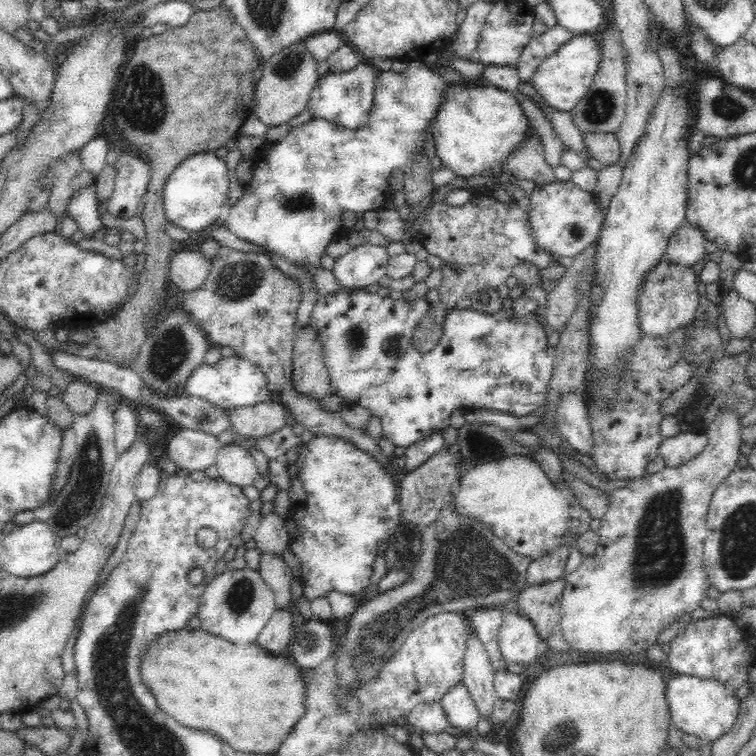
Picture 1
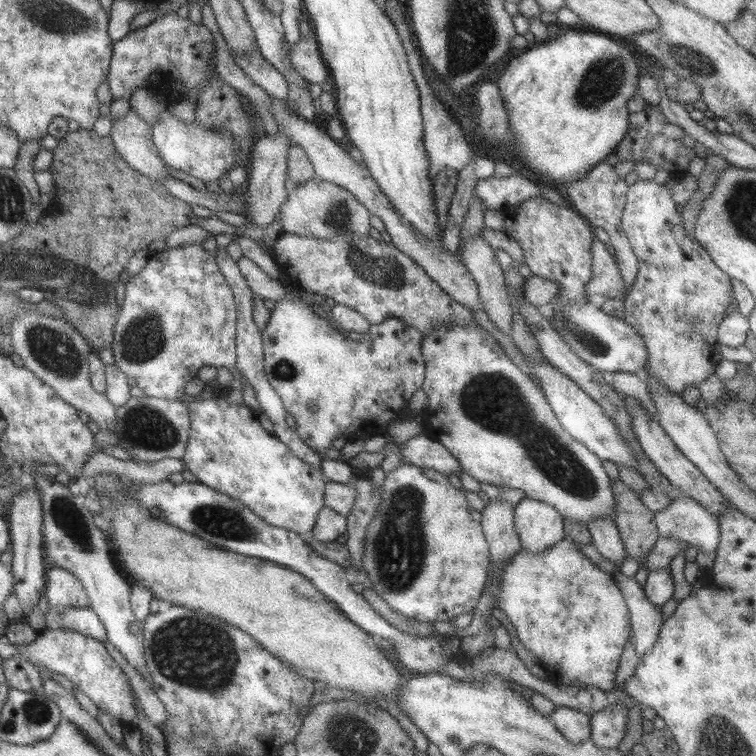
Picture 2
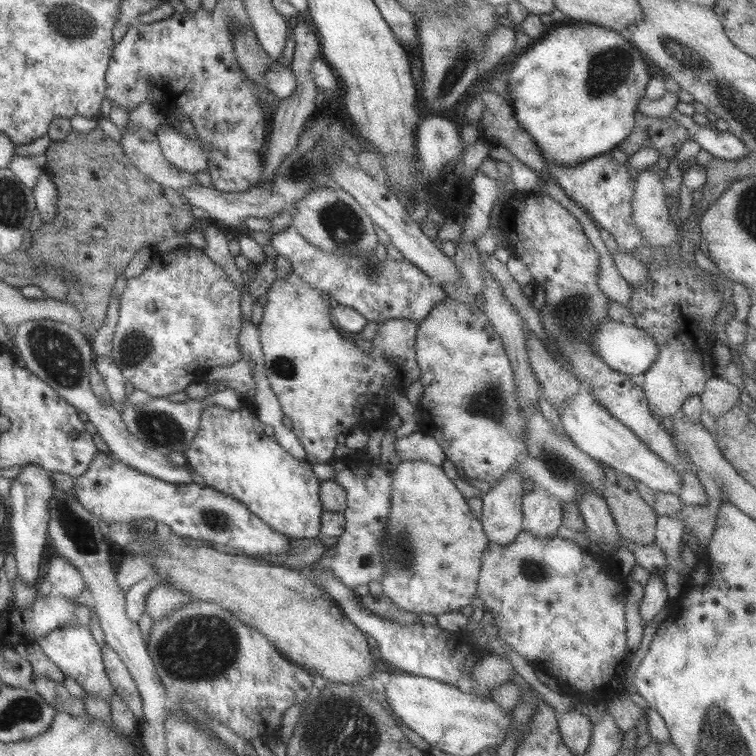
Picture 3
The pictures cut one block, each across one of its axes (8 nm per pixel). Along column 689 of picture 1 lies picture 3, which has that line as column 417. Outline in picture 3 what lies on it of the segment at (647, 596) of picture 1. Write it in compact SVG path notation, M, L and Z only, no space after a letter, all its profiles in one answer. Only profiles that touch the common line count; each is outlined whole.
M417 460L400 462L392 471L391 505L389 517L381 535L381 564L385 566L382 576L382 594L393 600L399 608L415 614L439 616L451 610L471 604L477 594L477 580L481 566L481 554L489 543L480 520L469 511L466 498L447 478L442 467Z

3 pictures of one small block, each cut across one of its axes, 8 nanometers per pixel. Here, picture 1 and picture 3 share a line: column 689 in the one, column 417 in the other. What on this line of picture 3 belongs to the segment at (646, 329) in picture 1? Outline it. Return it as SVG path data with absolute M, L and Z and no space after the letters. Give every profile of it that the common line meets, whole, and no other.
M291 226L271 234L269 243L277 255L289 260L293 272L301 276L301 280L320 292L326 292L338 304L355 310L368 322L408 319L419 325L438 303L447 298L441 286L413 263L394 260L388 255L379 262L373 249L369 256L327 253L309 244Z

